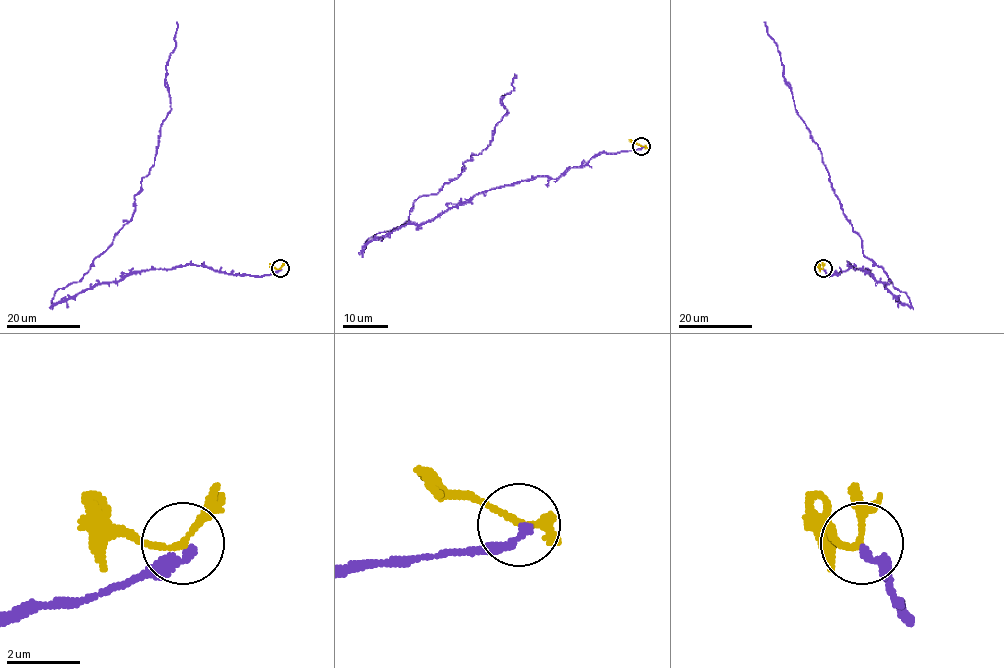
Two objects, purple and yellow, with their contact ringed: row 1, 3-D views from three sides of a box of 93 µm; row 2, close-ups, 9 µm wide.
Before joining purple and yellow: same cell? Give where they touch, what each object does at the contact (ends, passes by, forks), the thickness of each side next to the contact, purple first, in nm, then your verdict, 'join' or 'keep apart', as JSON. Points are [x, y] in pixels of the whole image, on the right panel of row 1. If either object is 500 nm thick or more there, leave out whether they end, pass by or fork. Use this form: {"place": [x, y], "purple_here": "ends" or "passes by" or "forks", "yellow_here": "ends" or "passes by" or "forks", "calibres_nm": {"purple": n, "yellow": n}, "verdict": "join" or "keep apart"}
{"place": [823, 268], "purple_here": "ends", "yellow_here": "passes by", "calibres_nm": {"purple": 260, "yellow": 150}, "verdict": "keep apart"}

